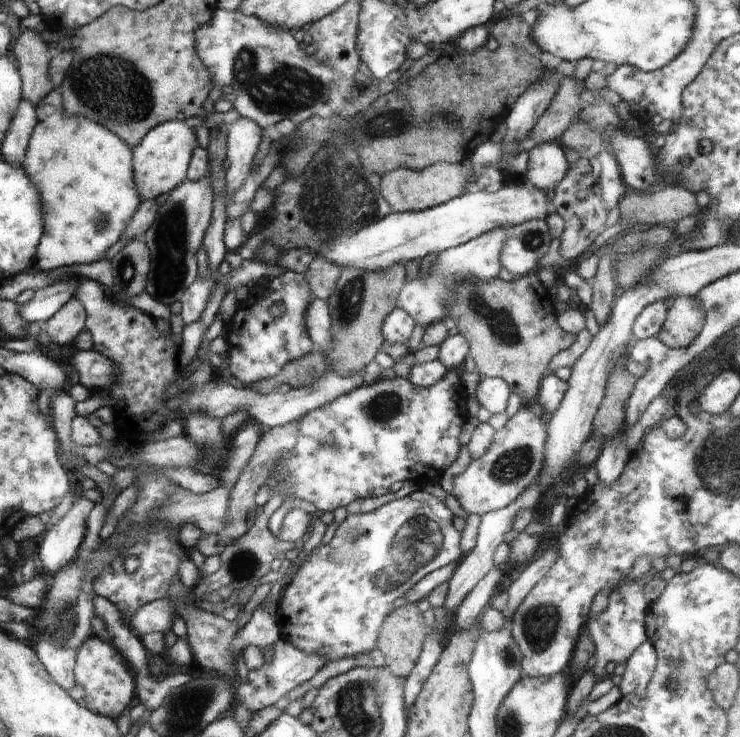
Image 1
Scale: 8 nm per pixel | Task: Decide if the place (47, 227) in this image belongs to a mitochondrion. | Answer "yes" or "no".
no

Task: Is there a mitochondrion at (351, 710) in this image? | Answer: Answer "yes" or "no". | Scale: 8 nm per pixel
yes

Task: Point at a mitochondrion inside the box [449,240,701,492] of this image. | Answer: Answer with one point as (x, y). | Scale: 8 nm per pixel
(500, 323)

